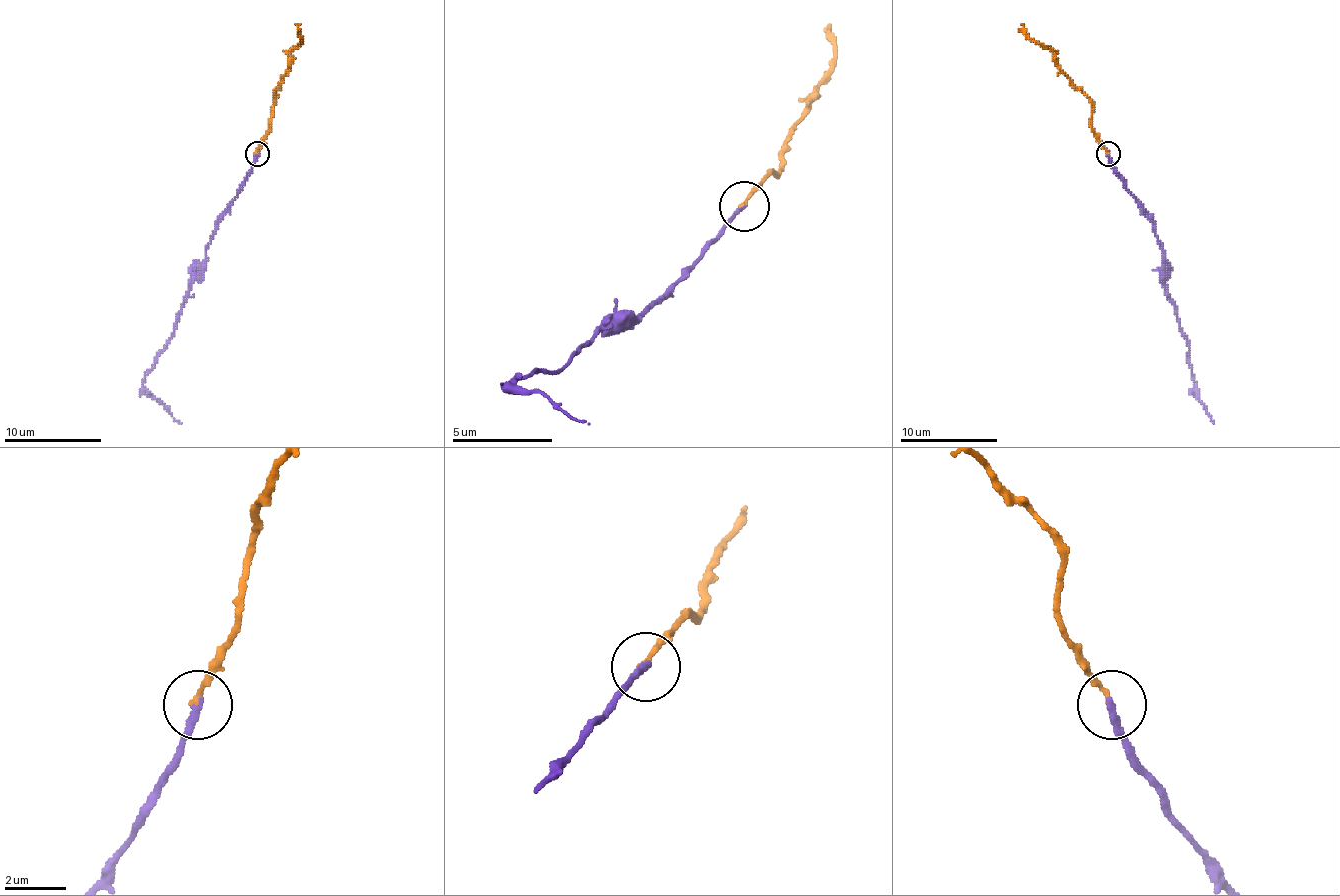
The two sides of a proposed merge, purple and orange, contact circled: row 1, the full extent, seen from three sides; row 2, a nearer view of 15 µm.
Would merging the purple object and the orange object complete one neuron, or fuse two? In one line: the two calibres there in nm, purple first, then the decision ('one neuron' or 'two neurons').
calibres 240 and 140 nm; one neuron

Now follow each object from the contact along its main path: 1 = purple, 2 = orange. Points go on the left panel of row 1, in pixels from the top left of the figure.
1: (256, 153), (252, 172), (215, 224), (205, 248), (205, 262), (181, 306), (174, 335), (142, 384), (181, 423)
2: (256, 153), (271, 126), (273, 92), (288, 68), (288, 56), (300, 44), (295, 24)

